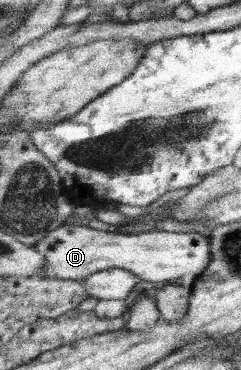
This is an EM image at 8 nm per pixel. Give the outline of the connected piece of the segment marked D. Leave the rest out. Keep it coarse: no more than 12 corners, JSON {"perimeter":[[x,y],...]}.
{"perimeter":[[65,224],[34,245],[41,276],[123,268],[147,282],[205,274],[210,236]]}

